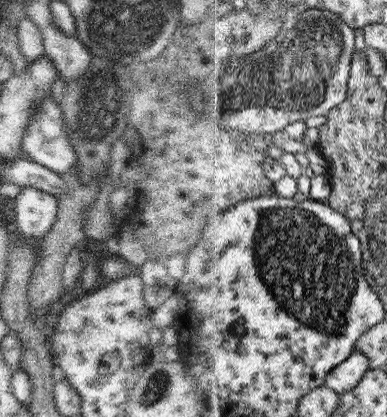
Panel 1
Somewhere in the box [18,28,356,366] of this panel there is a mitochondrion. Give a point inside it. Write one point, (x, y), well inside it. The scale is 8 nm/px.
(95, 105)

